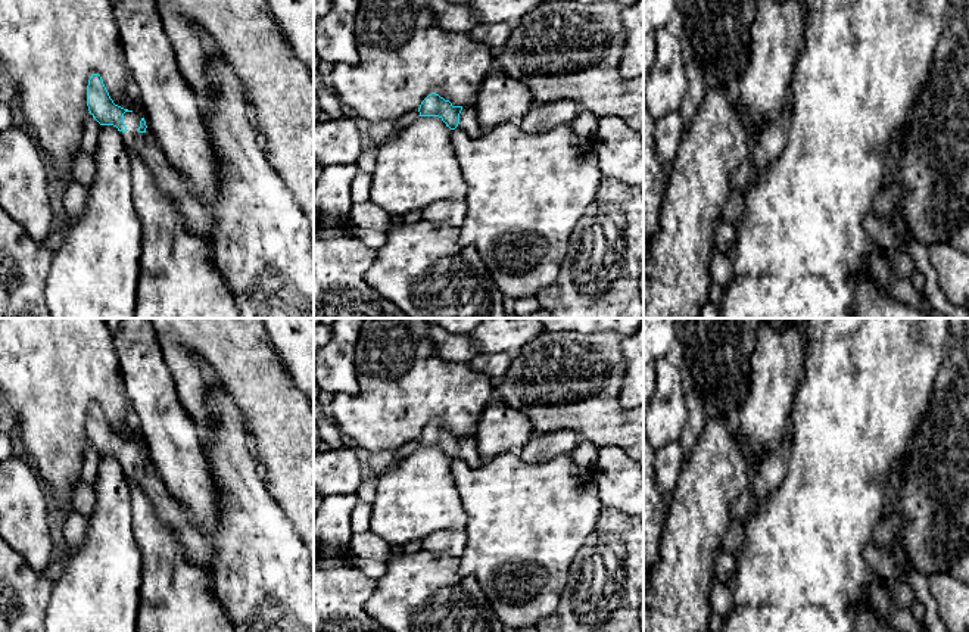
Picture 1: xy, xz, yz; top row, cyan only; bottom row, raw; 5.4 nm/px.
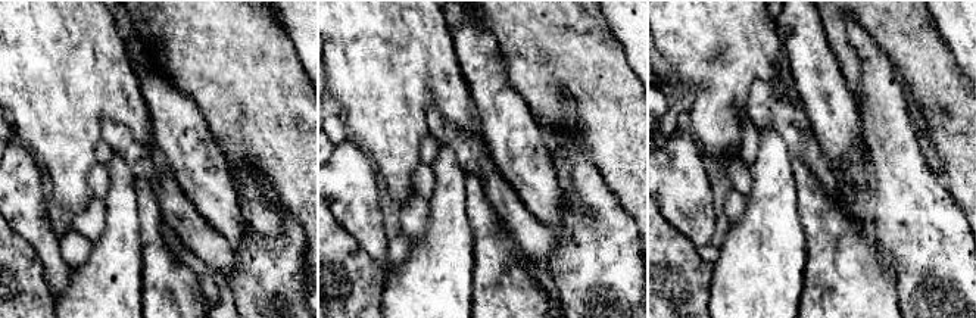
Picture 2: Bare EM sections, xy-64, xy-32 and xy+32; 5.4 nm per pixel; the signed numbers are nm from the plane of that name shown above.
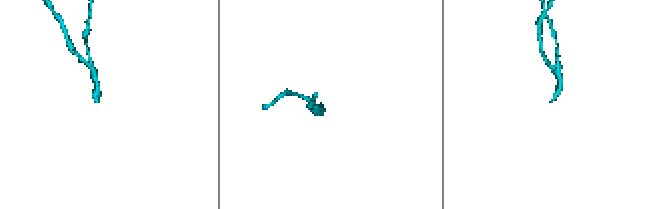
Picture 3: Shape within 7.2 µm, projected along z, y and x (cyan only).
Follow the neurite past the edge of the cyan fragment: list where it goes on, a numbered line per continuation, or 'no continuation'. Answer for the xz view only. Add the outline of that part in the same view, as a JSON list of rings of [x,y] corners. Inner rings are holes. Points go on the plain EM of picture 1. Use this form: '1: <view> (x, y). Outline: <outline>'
1: xz (469, 453). Outline: [[[473,435],[462,436],[457,458],[465,461],[473,468],[480,467],[484,463],[477,451],[477,442]]]

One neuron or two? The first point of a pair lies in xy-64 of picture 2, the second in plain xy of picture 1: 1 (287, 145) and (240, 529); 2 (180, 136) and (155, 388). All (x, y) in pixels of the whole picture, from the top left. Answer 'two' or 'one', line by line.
1: two
2: one

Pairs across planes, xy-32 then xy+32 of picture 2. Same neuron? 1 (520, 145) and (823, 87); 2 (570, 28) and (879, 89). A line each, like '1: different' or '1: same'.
1: same
2: different

